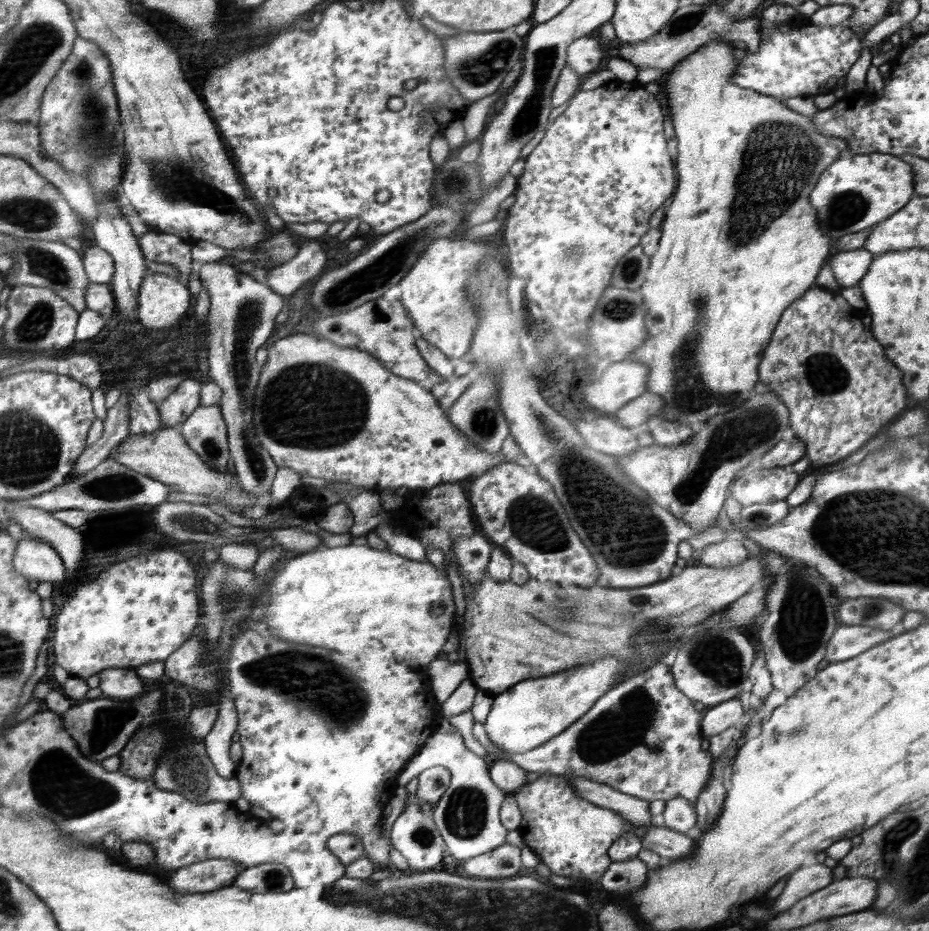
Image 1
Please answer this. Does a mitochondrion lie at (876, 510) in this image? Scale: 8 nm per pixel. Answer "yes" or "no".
yes

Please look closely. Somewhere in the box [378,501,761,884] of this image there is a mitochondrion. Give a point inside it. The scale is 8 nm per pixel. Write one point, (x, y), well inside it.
(609, 735)

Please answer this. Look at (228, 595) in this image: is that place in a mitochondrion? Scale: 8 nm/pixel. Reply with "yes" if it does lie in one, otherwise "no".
yes

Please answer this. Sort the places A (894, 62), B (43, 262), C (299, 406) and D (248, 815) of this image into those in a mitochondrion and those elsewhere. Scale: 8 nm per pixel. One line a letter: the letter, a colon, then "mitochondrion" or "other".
A: other
B: mitochondrion
C: mitochondrion
D: other

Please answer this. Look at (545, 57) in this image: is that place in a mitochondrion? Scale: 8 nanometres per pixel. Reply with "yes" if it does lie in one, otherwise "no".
yes

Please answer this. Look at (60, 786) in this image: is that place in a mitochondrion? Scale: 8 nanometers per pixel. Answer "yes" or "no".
yes

